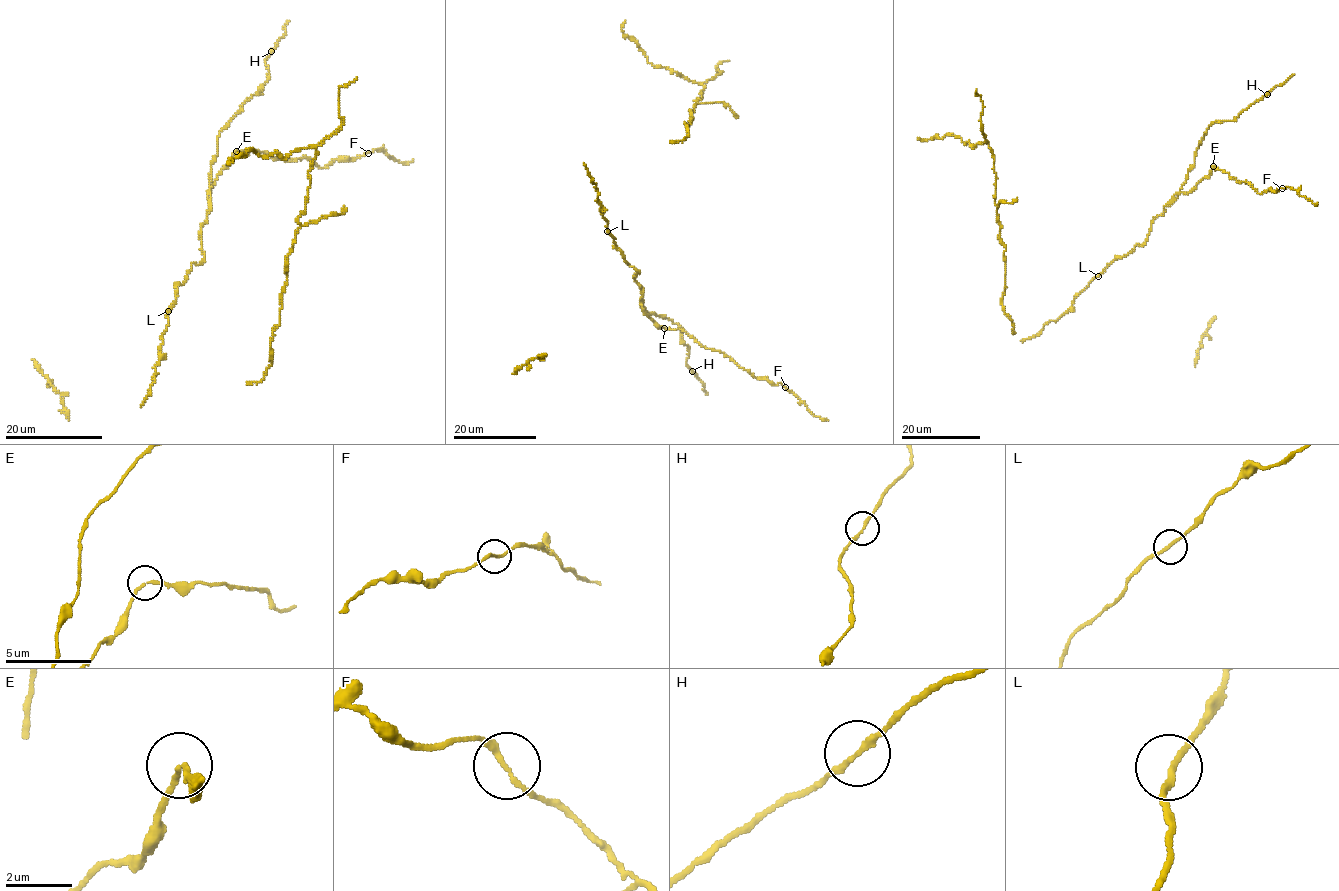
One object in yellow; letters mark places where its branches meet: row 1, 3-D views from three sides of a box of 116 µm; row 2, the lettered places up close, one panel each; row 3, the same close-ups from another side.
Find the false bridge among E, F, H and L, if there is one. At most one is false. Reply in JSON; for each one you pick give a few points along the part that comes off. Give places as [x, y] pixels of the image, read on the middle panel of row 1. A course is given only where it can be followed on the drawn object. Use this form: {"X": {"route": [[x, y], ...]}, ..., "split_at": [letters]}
{"split_at": []}

